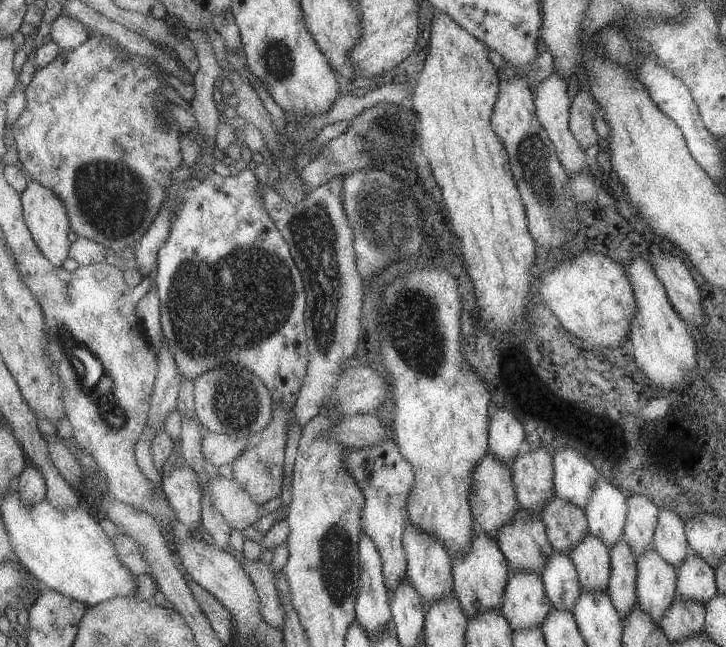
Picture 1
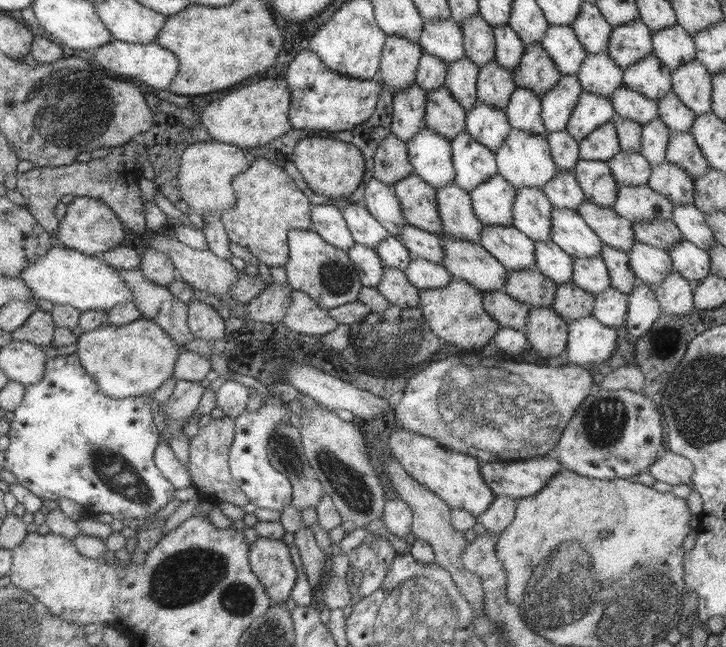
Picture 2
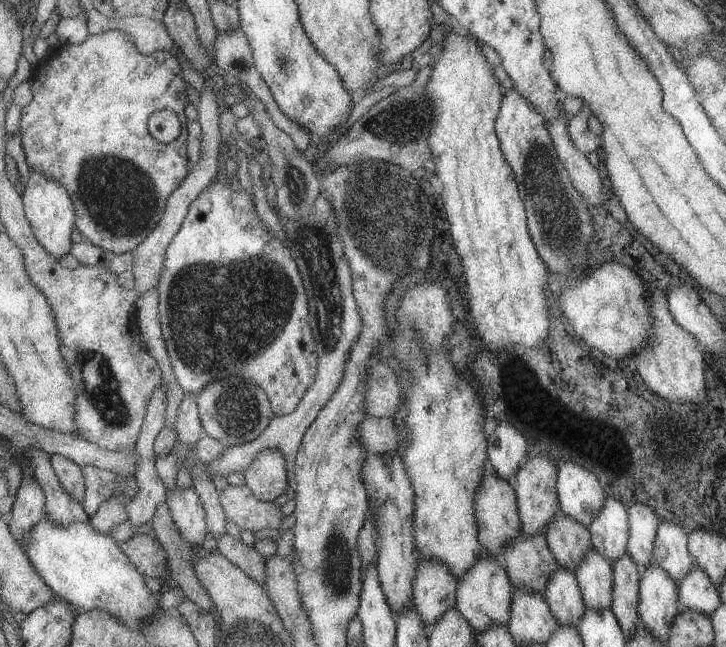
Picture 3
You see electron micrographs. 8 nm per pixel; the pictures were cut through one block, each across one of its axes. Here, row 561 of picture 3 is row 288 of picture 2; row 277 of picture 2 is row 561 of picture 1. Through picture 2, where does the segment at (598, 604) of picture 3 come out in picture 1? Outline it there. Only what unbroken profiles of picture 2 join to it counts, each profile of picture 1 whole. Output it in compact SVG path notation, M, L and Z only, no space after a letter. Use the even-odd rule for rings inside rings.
M587 533L583 542L571 548L571 562L575 568L579 586L583 590L599 590L606 593L610 562L607 546Z

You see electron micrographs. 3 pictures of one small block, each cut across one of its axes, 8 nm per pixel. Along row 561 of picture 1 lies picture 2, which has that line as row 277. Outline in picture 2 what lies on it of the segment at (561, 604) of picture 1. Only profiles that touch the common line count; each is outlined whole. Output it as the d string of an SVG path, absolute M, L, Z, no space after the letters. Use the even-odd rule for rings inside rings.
M552 241L534 242L535 267L556 285L571 280L573 274L573 258L563 252Z

